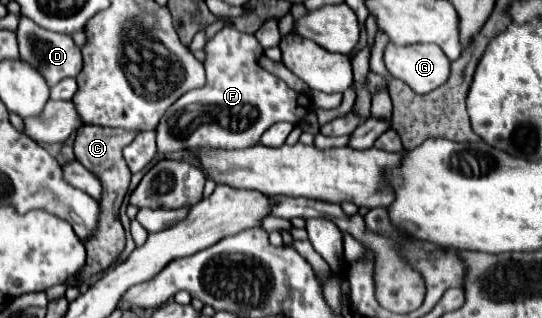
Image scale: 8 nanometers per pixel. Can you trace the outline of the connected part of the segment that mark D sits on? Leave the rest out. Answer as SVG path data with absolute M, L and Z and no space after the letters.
M21 16L19 28L17 28L17 42L19 42L21 60L25 60L27 64L33 64L33 68L37 68L37 72L41 72L41 76L45 76L45 82L49 84L49 88L53 84L61 82L63 78L77 76L83 68L81 50L73 42L71 36L65 36L65 34L59 34L59 32L49 32L45 28L33 24L33 20L29 20L25 16Z

